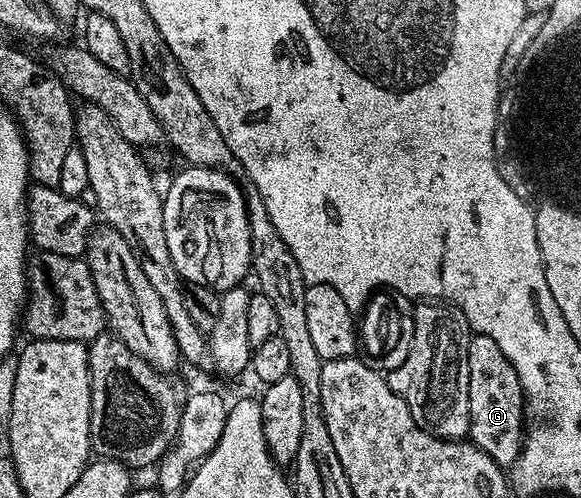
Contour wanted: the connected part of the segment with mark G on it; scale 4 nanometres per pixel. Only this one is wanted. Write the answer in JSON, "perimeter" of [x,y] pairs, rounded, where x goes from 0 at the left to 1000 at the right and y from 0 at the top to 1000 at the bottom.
{"perimeter":[[[811,671],[809,691],[804,701],[806,733],[806,813],[809,815],[809,865],[807,888],[826,900],[847,926],[854,926],[857,936],[876,942],[892,924],[892,912],[898,908],[898,886],[902,880],[902,855],[898,841],[905,833],[905,797],[898,791],[895,757],[888,749],[885,735],[861,709],[861,693],[847,685],[847,677],[838,673]]]}

